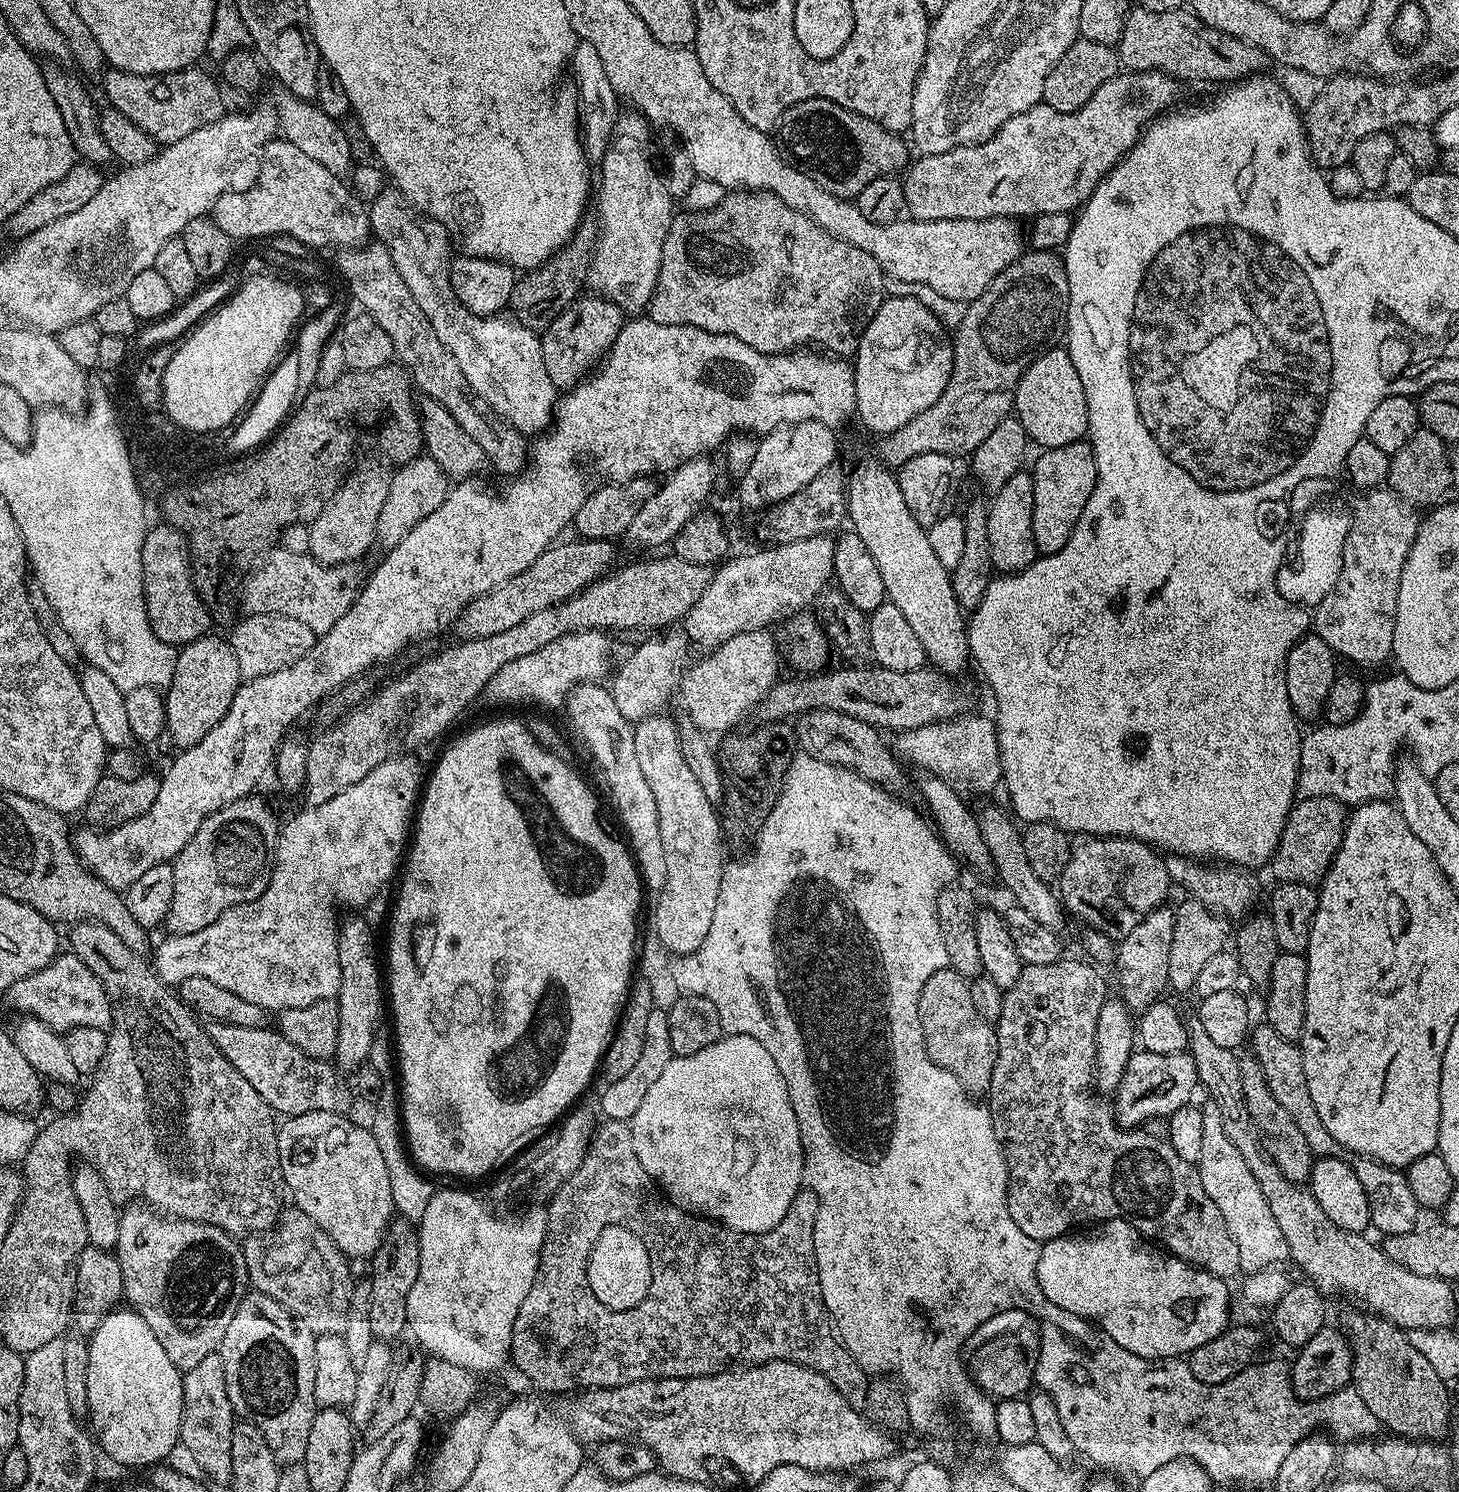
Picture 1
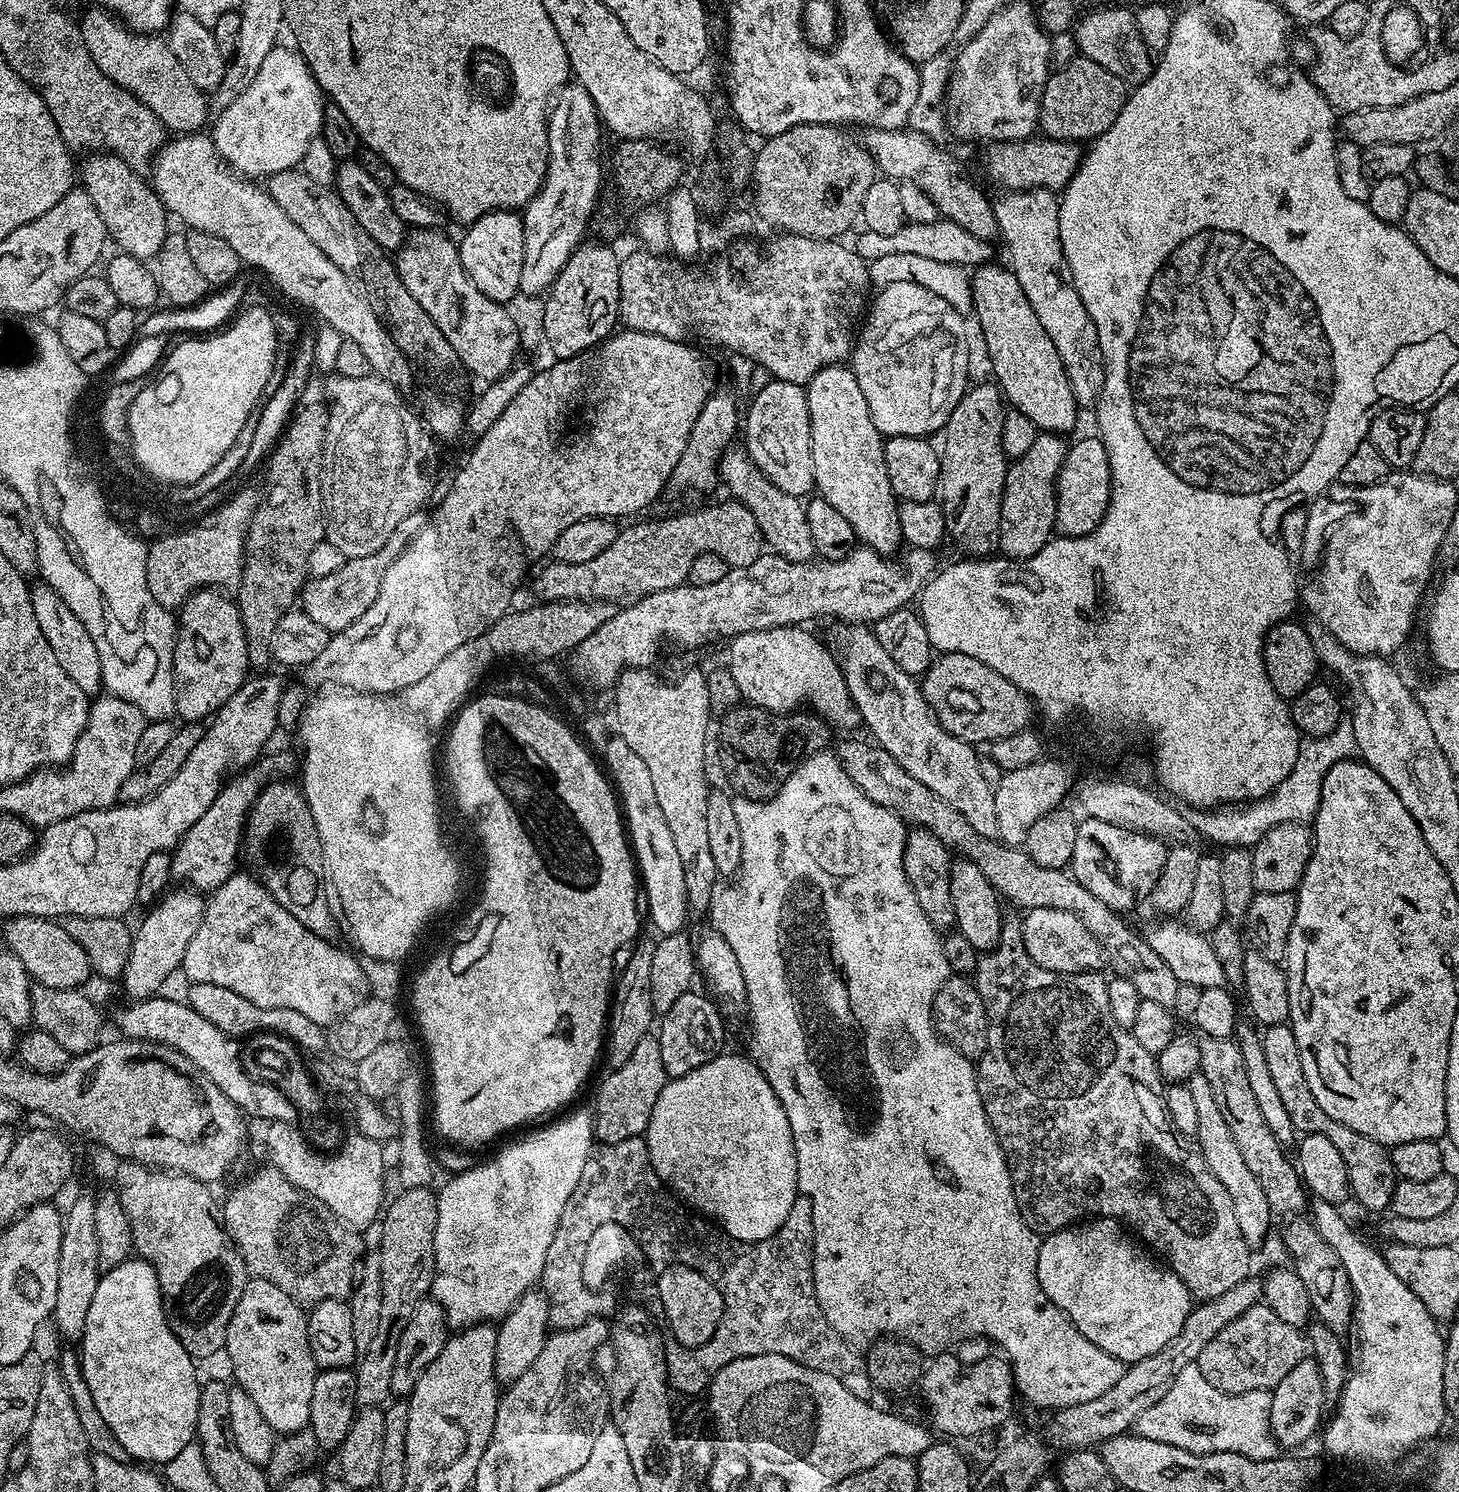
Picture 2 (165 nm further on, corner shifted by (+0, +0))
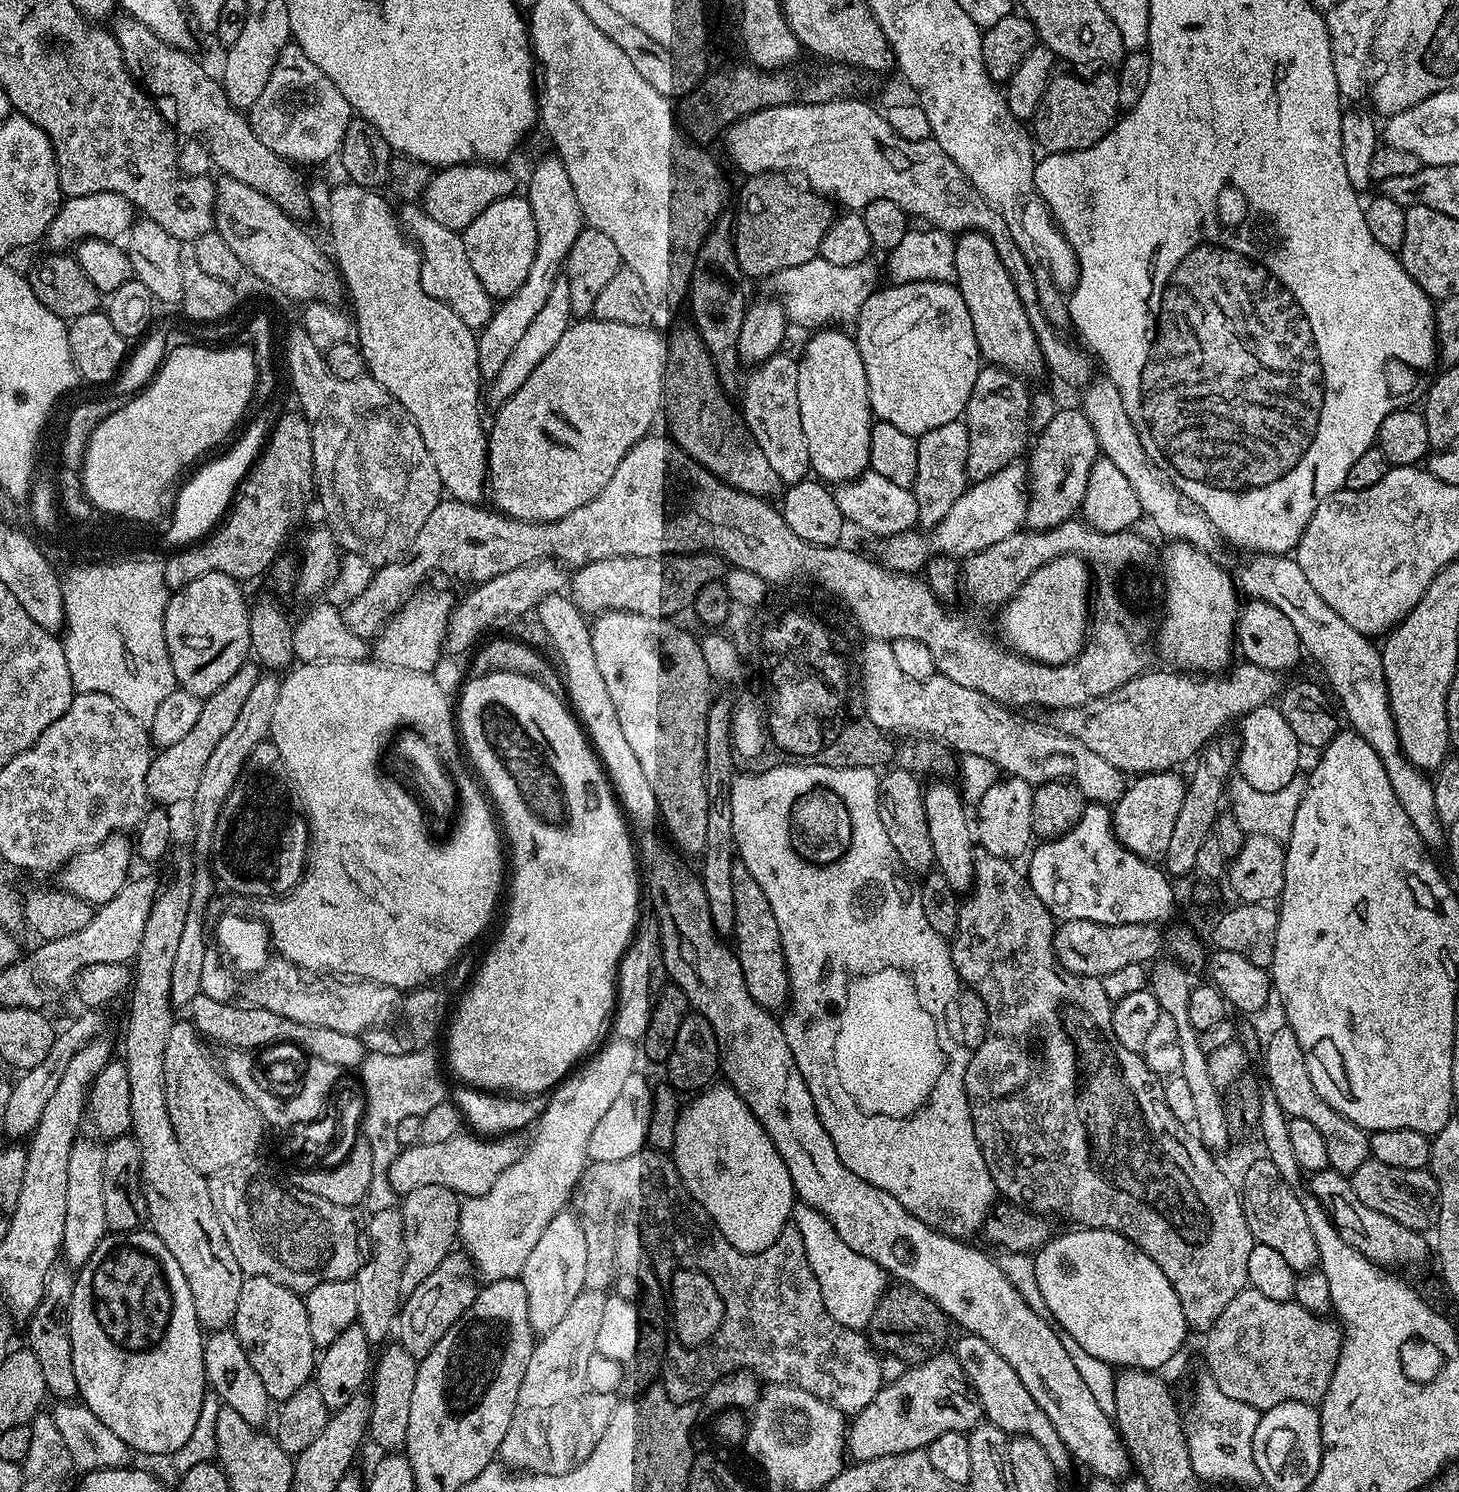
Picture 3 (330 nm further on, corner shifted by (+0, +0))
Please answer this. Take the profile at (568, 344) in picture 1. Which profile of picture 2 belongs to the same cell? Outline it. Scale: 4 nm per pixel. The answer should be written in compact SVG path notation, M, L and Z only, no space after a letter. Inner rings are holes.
M581 243L544 300L544 340L556 360L585 355L617 331L620 318L621 253L604 244Z

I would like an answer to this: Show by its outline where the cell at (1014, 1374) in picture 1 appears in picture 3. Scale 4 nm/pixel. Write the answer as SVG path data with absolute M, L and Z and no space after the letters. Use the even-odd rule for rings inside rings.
M937 1354L924 1364L908 1366L902 1378L884 1384L874 1402L851 1417L846 1428L846 1452L853 1461L918 1452L927 1449L934 1438L942 1438L942 1434L967 1434L981 1423L980 1403L975 1392L969 1390L962 1366L955 1355L944 1355ZM940 1391L953 1392L956 1396L943 1396Z

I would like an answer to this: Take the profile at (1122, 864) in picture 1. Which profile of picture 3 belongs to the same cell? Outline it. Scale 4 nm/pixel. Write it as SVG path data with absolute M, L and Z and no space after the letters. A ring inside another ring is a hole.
M1179 771L1170 772L1145 772L1137 775L1136 780L1127 785L1122 794L1122 798L1111 805L1112 829L1116 835L1116 840L1126 850L1138 854L1138 858L1149 862L1159 861L1166 854L1170 846L1170 837L1174 835L1174 821L1178 819L1178 813L1182 811L1182 802L1186 791L1185 777L1180 777Z

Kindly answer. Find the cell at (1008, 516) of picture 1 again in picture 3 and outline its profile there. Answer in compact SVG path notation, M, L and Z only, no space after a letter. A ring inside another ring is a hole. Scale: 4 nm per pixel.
M1061 407L1056 411L1050 426L1035 437L1026 460L1030 495L1024 515L1025 525L1037 532L1045 532L1073 519L1086 498L1086 482L1090 482L1090 470L1100 455L1094 426L1090 426L1086 414L1079 407Z

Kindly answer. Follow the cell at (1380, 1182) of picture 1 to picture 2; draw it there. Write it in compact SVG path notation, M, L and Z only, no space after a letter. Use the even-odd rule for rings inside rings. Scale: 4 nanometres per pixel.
M1270 1024L1263 1029L1260 1037L1262 1051L1266 1058L1266 1066L1282 1098L1288 1112L1292 1127L1297 1133L1309 1136L1322 1134L1338 1150L1342 1162L1346 1162L1348 1187L1351 1199L1357 1200L1364 1208L1372 1212L1391 1209L1392 1195L1398 1179L1392 1165L1391 1151L1385 1145L1374 1142L1374 1138L1366 1138L1366 1134L1358 1134L1358 1130L1350 1130L1350 1126L1342 1126L1318 1106L1314 1094L1310 1094L1310 1085L1306 1083L1306 1074L1302 1074L1302 1058L1298 1050L1298 1038L1294 1038L1294 1030L1288 1024Z

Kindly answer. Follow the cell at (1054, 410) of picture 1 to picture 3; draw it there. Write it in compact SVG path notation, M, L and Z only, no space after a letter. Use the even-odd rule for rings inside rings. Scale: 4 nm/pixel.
M961 232L956 236L954 250L956 267L955 285L959 288L970 310L970 322L974 322L974 338L978 338L980 355L989 365L1015 372L1021 378L1036 376L1044 368L1044 356L1038 346L1038 338L1030 326L1030 318L1006 274L1006 266L994 250L994 242L980 232Z

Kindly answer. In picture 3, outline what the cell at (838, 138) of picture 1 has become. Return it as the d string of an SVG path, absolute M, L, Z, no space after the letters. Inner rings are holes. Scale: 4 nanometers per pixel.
M780 174L748 176L740 188L740 205L734 215L732 245L736 248L736 261L743 275L771 278L776 272L787 267L802 266L804 262L810 262L820 255L820 243L834 221L833 205L827 199L813 194L807 187L795 188L788 180L791 179Z

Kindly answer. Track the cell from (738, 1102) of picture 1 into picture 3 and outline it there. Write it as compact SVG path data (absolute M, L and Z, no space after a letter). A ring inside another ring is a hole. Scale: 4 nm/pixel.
M709 1086L695 1097L696 1101L679 1113L676 1137L670 1149L670 1159L676 1166L686 1191L705 1208L716 1228L740 1252L761 1252L774 1243L778 1234L789 1227L794 1193L790 1170L782 1162L782 1154L770 1142L766 1130L730 1086Z

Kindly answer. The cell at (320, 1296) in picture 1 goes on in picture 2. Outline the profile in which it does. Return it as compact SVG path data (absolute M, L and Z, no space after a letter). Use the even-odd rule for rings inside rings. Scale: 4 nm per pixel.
M265 1166L258 1169L222 1200L222 1223L249 1273L266 1282L274 1282L278 1290L286 1290L297 1304L311 1306L323 1300L348 1300L351 1297L358 1265L365 1251L361 1233L349 1224L343 1224L325 1204L318 1202L318 1198L298 1190L298 1186L276 1168Z

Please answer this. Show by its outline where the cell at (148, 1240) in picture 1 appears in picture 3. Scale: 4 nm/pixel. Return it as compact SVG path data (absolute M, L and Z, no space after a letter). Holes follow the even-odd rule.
M191 851L175 852L170 856L172 881L156 893L134 961L134 983L130 989L132 1005L128 1008L128 1025L124 1028L122 1059L130 1078L130 1135L140 1147L140 1183L144 1185L148 1203L147 1223L151 1231L166 1242L166 1250L174 1254L178 1266L182 1266L201 1329L214 1333L227 1329L235 1321L238 1294L242 1294L242 1282L246 1277L234 1254L230 1254L226 1234L222 1234L222 1222L218 1222L218 1214L214 1214L208 1176L190 1166L182 1146L178 1146L166 1106L166 1042L174 1023L171 974L190 905L194 867Z

